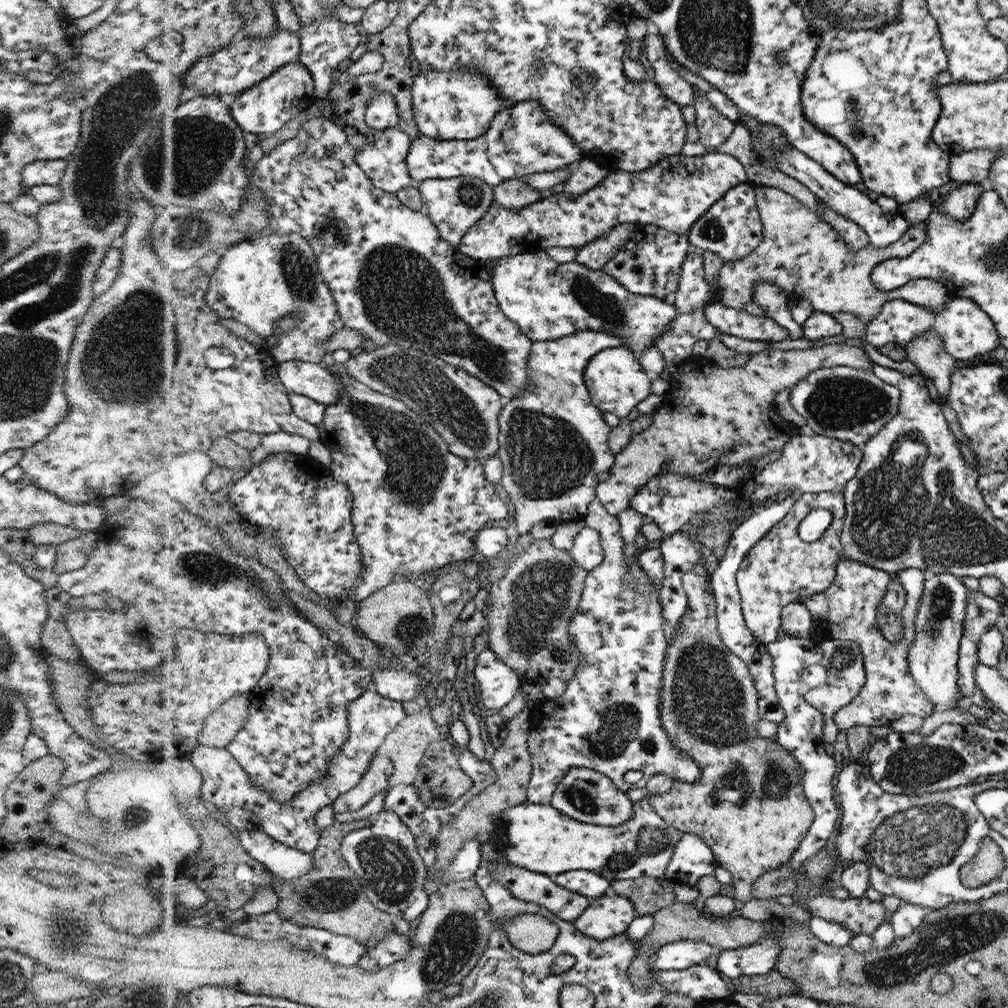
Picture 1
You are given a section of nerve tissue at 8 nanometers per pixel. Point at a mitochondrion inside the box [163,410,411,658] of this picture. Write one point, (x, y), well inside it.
(200, 568)

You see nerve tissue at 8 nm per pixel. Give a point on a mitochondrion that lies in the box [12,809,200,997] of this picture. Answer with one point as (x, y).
(62, 926)

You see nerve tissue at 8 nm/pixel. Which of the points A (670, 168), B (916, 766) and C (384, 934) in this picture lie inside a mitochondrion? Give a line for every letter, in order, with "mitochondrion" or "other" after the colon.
A: other
B: mitochondrion
C: other

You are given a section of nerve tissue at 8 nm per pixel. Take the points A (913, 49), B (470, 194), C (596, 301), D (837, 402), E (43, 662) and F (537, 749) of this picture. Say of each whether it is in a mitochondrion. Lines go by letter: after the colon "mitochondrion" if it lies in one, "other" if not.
A: other
B: mitochondrion
C: mitochondrion
D: mitochondrion
E: other
F: other

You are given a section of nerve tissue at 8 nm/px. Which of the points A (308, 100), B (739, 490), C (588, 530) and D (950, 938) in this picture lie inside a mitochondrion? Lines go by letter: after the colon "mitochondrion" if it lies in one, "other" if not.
A: other
B: other
C: other
D: mitochondrion

